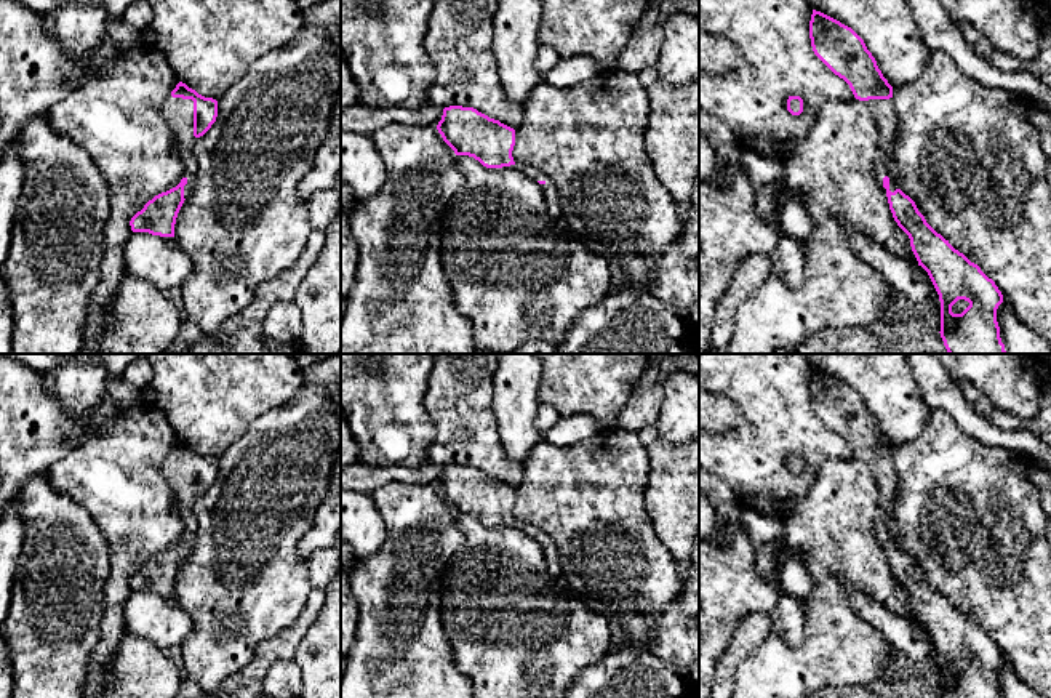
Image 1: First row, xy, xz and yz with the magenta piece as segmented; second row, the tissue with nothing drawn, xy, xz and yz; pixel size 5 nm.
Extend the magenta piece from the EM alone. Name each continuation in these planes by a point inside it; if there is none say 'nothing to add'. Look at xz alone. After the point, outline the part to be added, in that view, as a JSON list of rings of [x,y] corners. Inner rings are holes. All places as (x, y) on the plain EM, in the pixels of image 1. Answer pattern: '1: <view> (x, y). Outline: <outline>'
1: xz (551, 553). Outline: [[[525,527],[525,530],[534,536],[536,540],[539,540],[542,551],[544,551],[544,557],[545,557],[545,564],[547,564],[547,570],[553,578],[561,580],[561,564],[560,564],[560,556],[558,556],[558,549],[553,543],[553,540],[542,532],[541,528],[528,528]]]

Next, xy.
1: xy (178, 471). Outline: [[[171,453],[162,463],[163,475],[174,493],[178,509],[184,519],[182,536],[187,538],[184,544],[184,557],[190,554],[197,538],[197,520],[192,509],[197,496],[194,495],[194,459],[173,456]]]

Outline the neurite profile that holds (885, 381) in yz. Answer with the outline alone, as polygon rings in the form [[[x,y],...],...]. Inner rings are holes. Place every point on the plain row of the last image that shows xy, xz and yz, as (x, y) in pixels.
[[[806,354],[813,368],[851,386],[894,447],[913,440],[931,408],[912,375],[907,354]]]

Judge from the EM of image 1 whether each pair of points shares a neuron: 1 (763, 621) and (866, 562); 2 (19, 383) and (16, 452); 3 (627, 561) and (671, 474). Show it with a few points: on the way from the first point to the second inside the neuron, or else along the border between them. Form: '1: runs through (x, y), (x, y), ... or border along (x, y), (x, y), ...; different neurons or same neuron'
1: border along (799, 601), (803, 613); different neurons
2: runs through (16, 401), (16, 434); same neuron
3: border along (650, 479), (643, 508), (655, 535), (669, 549); different neurons

